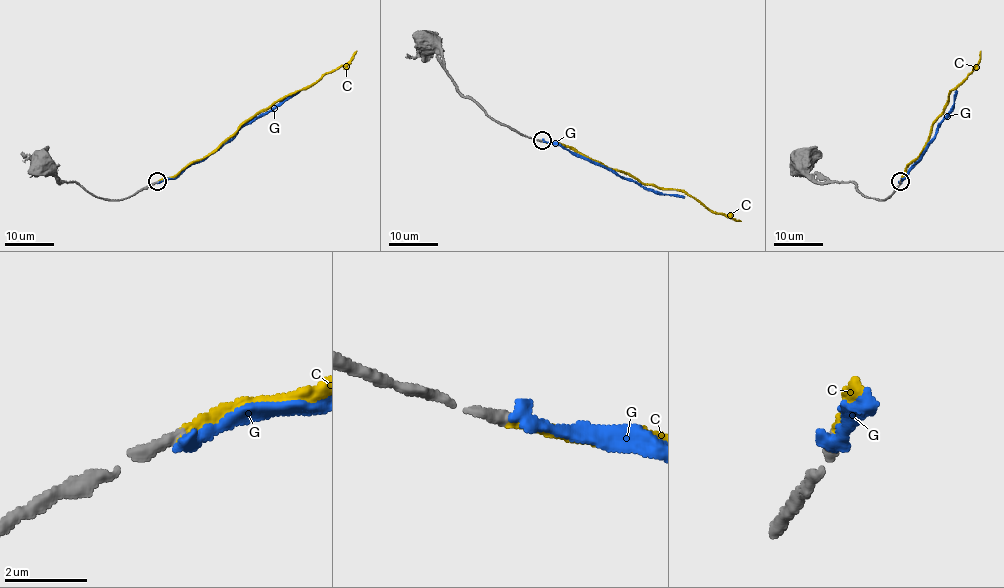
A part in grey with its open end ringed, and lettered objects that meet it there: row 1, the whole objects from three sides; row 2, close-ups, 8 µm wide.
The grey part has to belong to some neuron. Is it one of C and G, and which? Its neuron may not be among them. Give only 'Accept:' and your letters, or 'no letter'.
Accept: C

